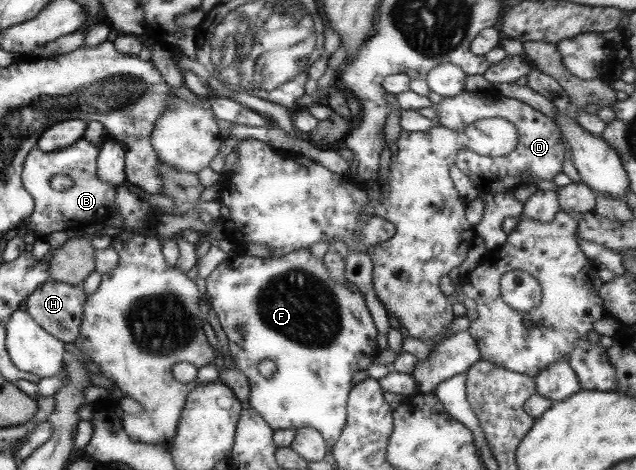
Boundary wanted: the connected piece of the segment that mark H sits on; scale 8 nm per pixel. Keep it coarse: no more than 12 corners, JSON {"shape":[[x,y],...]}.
{"shape":[[48,279],[22,308],[45,332],[73,343],[86,294]]}

